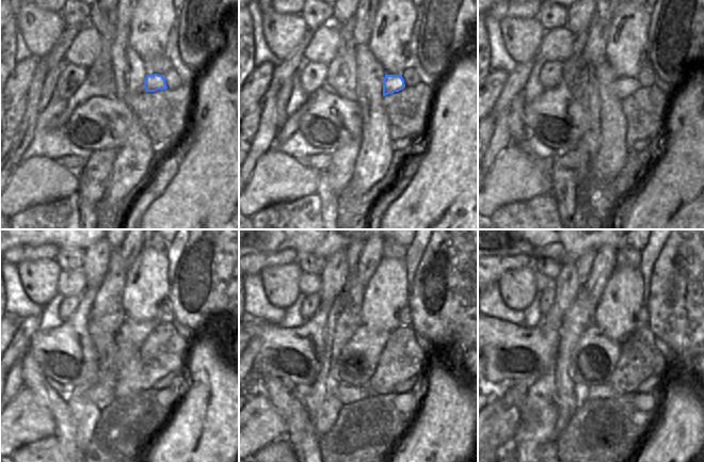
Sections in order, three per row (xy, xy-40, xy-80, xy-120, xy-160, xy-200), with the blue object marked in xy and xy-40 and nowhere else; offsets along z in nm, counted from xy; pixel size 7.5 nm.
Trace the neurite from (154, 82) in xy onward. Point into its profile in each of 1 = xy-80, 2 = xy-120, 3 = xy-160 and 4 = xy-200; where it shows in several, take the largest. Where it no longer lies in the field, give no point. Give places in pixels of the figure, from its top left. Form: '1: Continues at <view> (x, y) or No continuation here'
1: Continues at xy-80 (626, 85)
2: Continues at xy-120 (131, 334)
3: Continues at xy-160 (358, 359)
4: Continues at xy-200 (594, 357).

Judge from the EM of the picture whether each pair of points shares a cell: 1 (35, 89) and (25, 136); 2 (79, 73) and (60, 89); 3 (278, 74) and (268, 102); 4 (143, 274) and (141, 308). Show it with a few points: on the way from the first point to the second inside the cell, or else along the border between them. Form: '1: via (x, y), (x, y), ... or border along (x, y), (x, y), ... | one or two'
1: via (32, 100), (31, 115), (28, 124) | one
2: via (75, 75), (64, 84) | one
3: border along (270, 84), (278, 89) | two
4: via (143, 283), (142, 300) | one

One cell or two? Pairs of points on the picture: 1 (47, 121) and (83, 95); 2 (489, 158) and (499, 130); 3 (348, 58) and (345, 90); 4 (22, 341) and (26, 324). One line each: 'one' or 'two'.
1: two
2: one
3: one
4: one

